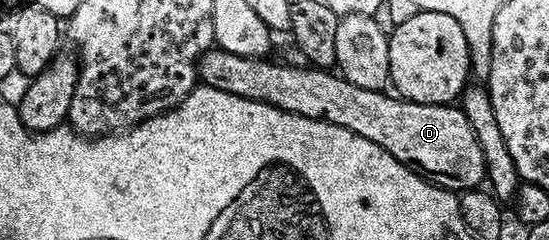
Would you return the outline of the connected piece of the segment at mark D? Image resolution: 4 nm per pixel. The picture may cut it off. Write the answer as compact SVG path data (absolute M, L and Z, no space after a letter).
M213 46L200 58L198 65L198 80L199 83L206 88L222 90L223 92L229 92L230 94L241 96L247 100L257 100L263 104L272 104L274 107L282 109L283 112L298 114L299 116L305 116L306 118L314 118L315 120L326 122L327 124L342 126L346 130L354 130L354 134L362 134L362 138L370 138L370 142L382 146L382 150L386 150L394 158L398 158L398 162L402 162L405 168L410 168L414 172L419 172L421 176L431 180L436 187L446 188L449 192L455 192L457 194L461 192L469 192L472 188L479 188L485 183L486 177L484 174L484 155L482 154L482 146L478 146L478 138L474 134L474 126L470 126L470 122L466 118L463 107L453 106L452 104L419 104L413 100L403 99L396 94L388 96L389 93L387 91L362 89L360 86L348 82L341 74L337 74L335 71L326 68L313 68L311 66L303 67L304 68L295 68L292 64L275 64L275 62L272 61L272 58L257 58L254 56L230 54L226 50Z

